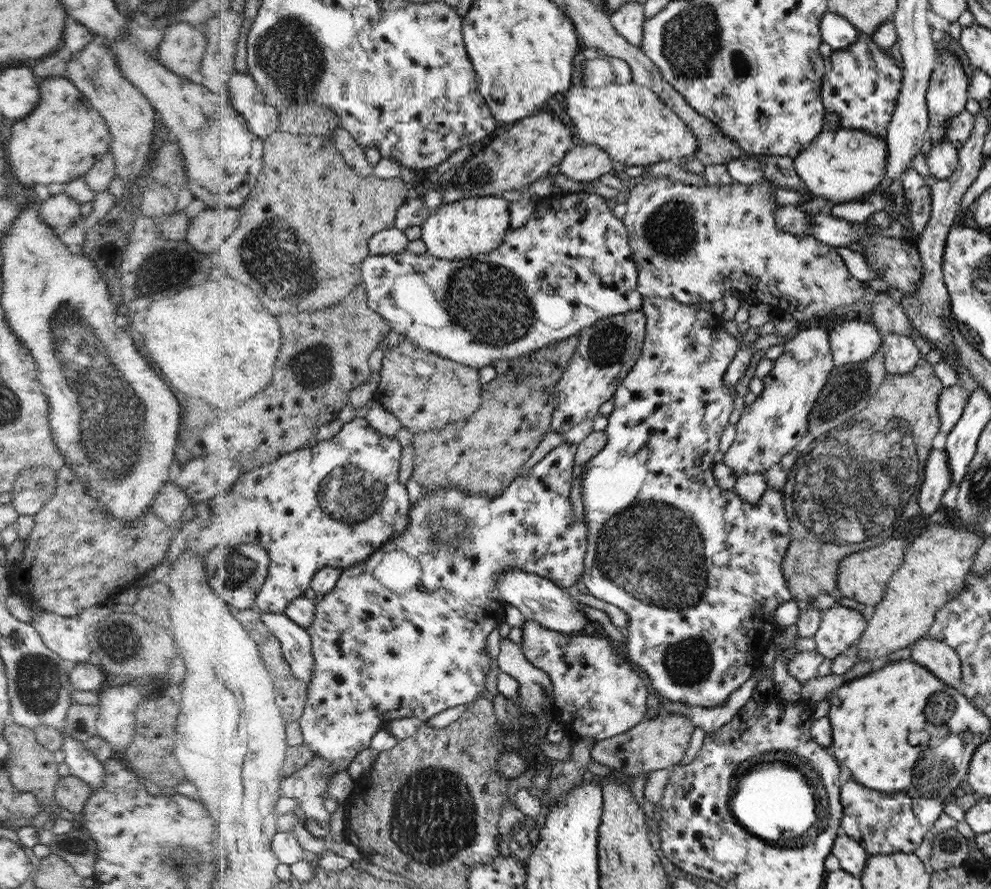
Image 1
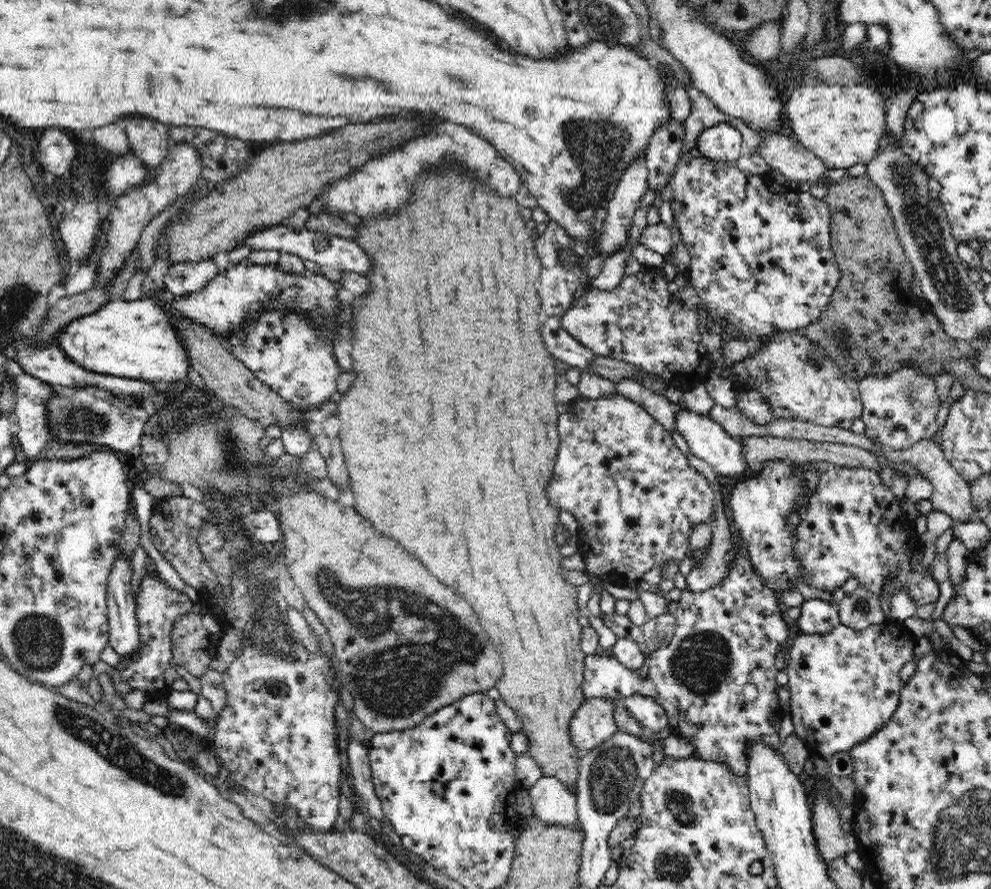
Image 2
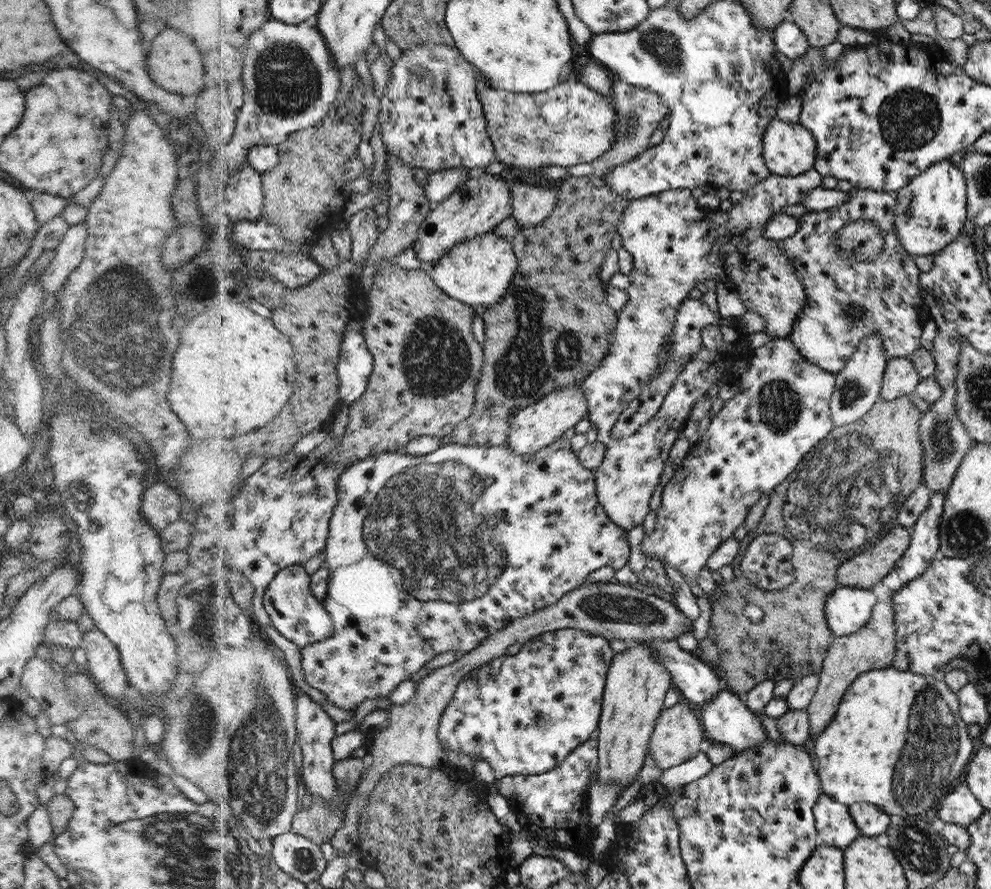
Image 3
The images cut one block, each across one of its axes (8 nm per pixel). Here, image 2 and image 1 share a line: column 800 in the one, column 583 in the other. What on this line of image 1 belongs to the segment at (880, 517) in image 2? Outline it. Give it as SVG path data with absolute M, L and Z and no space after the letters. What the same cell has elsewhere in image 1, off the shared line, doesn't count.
M564 442L559 444L550 453L544 456L527 477L516 477L504 492L498 497L486 498L484 495L474 493L465 494L456 486L450 489L423 490L425 497L413 504L411 510L411 527L399 537L391 538L382 549L378 549L366 562L343 571L336 590L328 593L317 603L317 617L315 623L309 627L314 641L314 654L317 658L316 673L310 686L310 698L303 717L299 721L303 729L305 743L318 755L334 763L339 772L348 768L354 758L371 748L373 739L384 731L391 722L403 718L421 718L424 722L450 710L456 706L462 706L475 701L476 694L484 690L484 680L490 671L490 658L486 656L486 638L488 634L498 627L497 615L504 617L505 600L500 594L497 580L499 574L507 568L517 568L524 572L537 574L546 578L560 588L576 586L576 582L582 580L586 572L587 554L587 522L578 522L573 516L573 508L570 500L570 488L572 488L572 470L574 470L574 454L577 444Z

